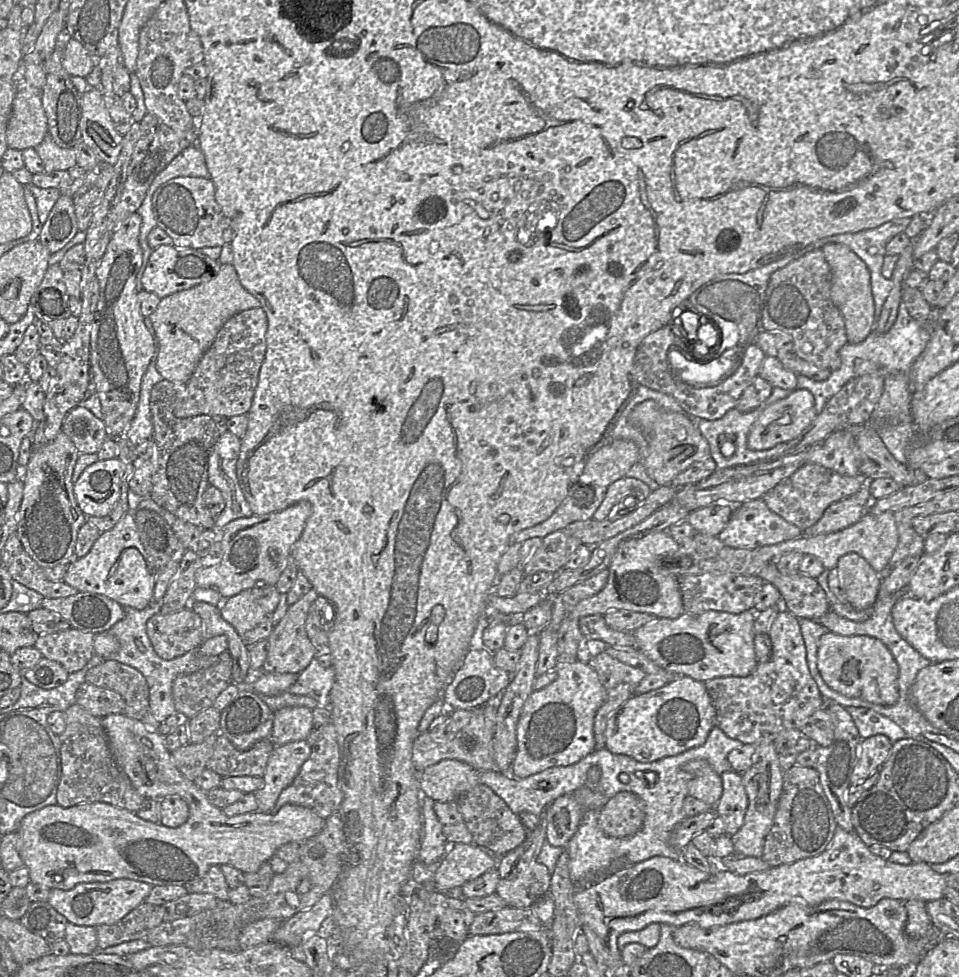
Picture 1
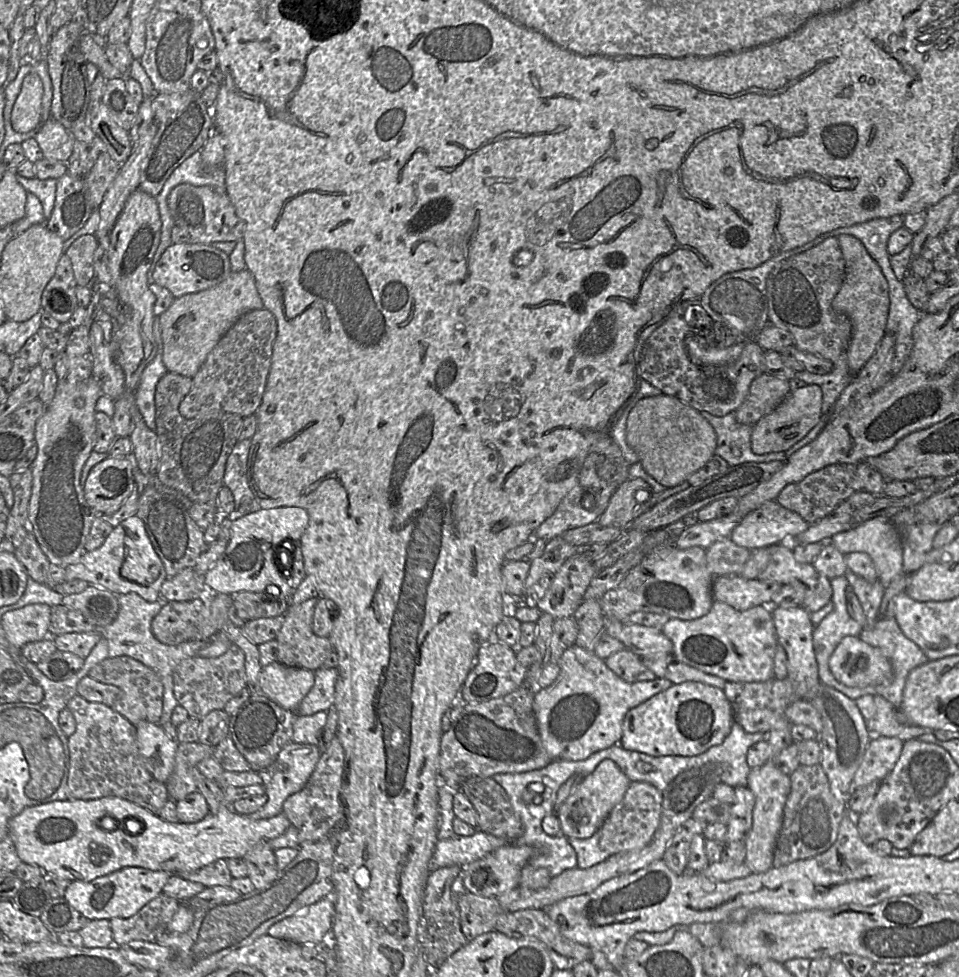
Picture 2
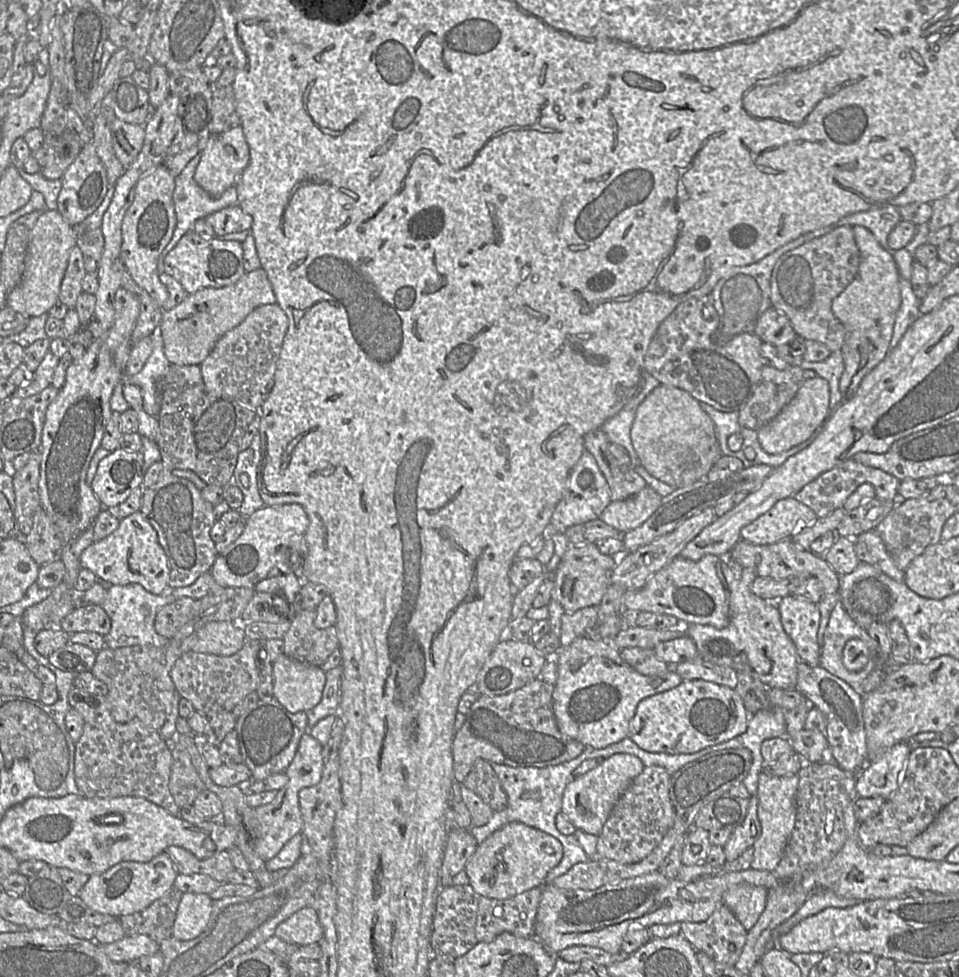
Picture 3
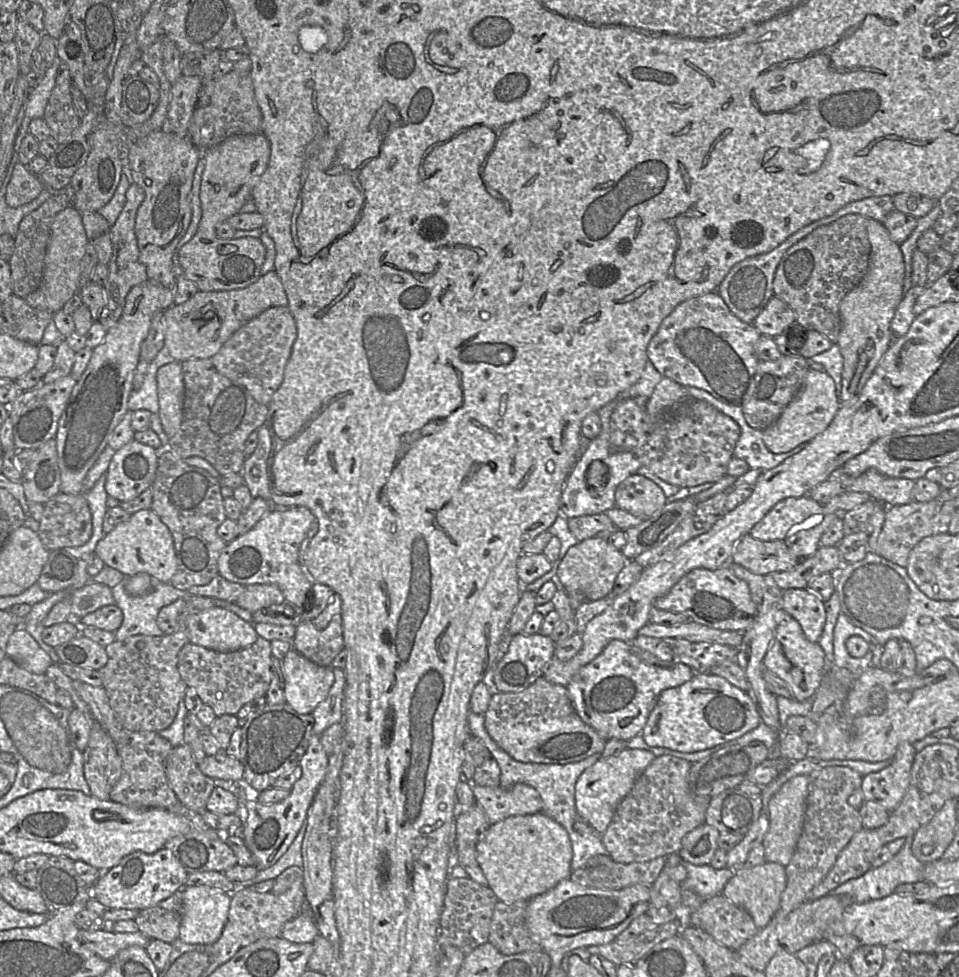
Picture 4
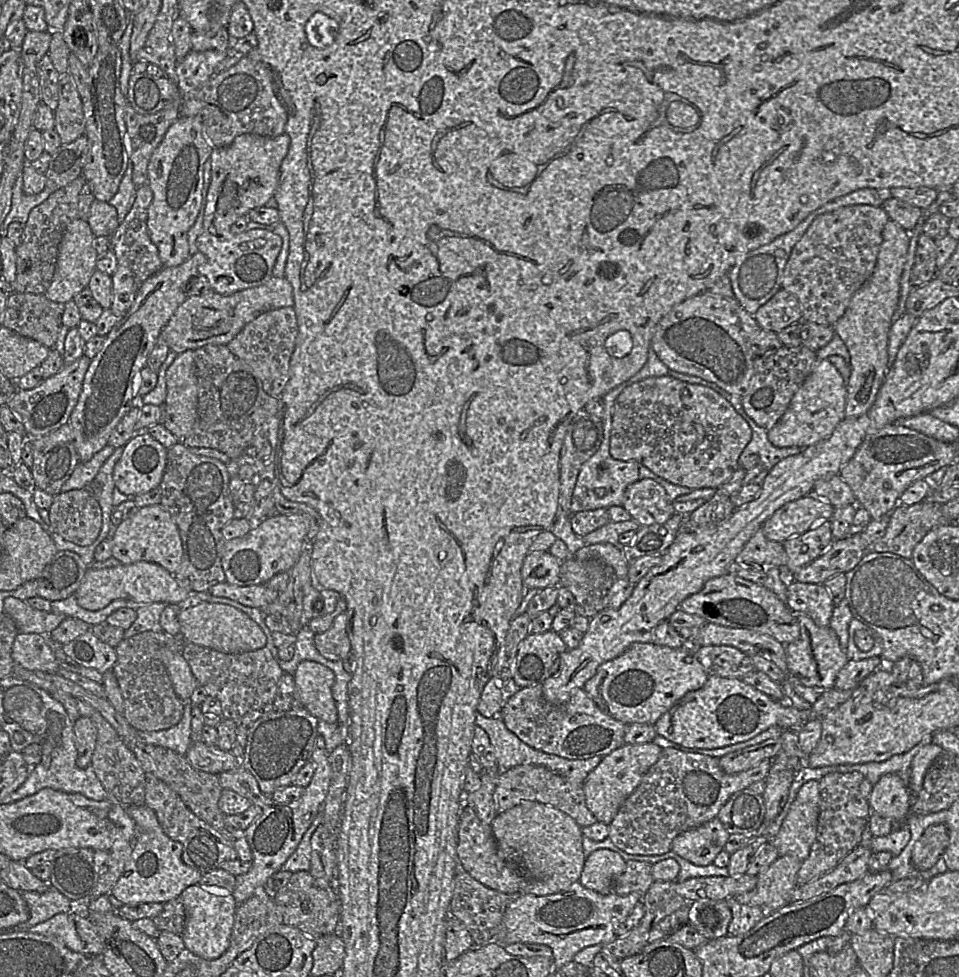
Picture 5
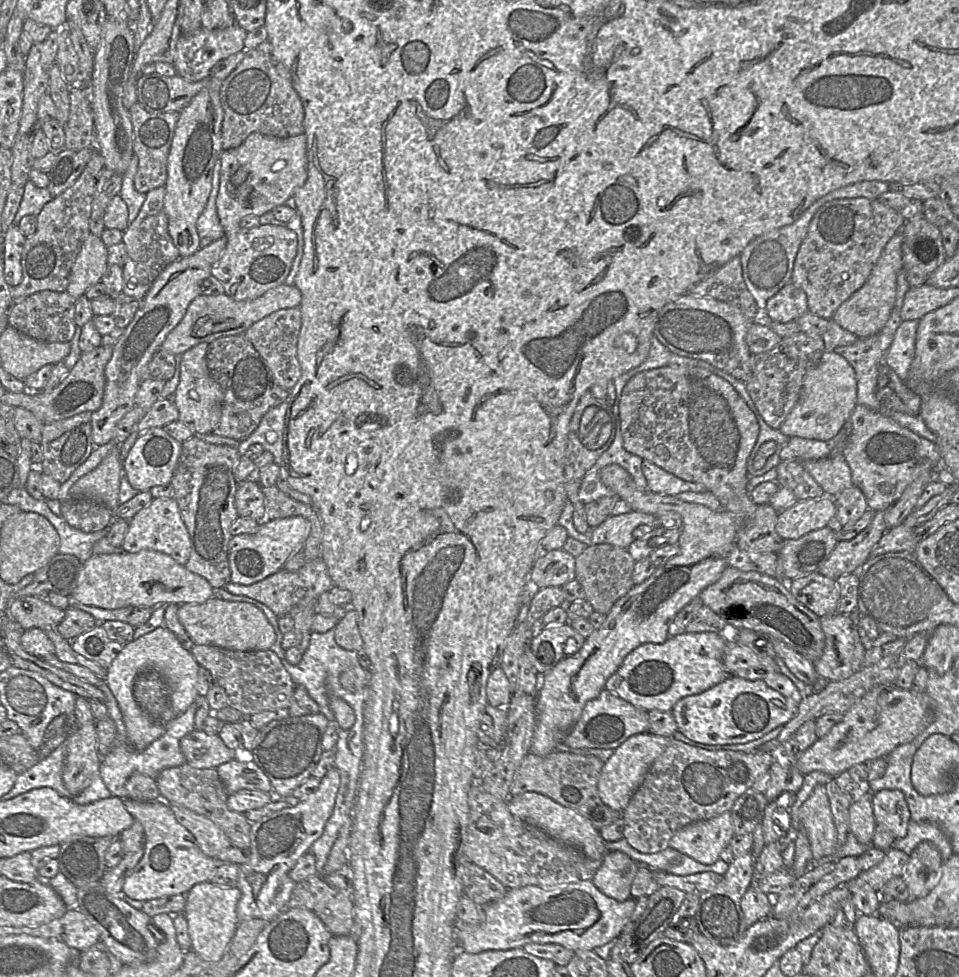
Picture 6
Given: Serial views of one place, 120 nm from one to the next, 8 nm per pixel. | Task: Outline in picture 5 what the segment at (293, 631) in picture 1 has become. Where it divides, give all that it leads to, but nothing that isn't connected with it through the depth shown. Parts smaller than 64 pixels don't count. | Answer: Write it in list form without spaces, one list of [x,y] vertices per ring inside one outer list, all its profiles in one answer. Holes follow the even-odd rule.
[[[346,612],[339,614],[327,631],[315,634],[314,645],[324,658],[331,661],[342,661],[349,656],[351,642]]]

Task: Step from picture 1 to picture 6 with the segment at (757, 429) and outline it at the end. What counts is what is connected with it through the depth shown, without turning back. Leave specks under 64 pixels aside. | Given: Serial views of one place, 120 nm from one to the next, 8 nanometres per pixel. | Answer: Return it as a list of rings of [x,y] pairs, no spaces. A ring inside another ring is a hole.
[[[825,351],[804,375],[797,403],[791,409],[779,431],[787,436],[828,441],[849,423],[857,405],[857,379],[850,363],[834,351]]]

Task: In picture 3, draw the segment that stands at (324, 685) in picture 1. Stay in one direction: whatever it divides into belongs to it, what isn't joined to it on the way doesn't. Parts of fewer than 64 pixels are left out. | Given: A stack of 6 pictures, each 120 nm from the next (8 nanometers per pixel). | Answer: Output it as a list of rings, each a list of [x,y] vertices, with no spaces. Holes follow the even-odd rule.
[[[335,667],[326,673],[326,682],[320,702],[312,709],[306,711],[308,730],[321,719],[338,715],[340,708],[340,682],[342,677],[342,667]]]

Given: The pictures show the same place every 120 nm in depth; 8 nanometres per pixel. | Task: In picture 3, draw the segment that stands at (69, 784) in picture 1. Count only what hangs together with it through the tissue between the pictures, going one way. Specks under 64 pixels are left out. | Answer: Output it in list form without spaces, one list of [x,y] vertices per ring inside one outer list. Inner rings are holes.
[[[73,686],[68,695],[71,708],[83,717],[84,727],[80,739],[75,743],[75,782],[80,795],[88,798],[141,797],[179,817],[180,807],[169,790],[172,746],[161,736],[160,730],[147,728],[139,721],[117,722],[111,713],[107,696],[96,695]]]

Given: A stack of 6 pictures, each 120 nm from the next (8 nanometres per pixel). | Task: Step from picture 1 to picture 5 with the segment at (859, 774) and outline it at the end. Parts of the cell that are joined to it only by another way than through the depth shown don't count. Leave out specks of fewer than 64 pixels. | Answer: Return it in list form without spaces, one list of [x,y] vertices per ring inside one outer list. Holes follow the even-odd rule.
[[[896,774],[883,775],[873,786],[867,801],[871,813],[890,819],[895,824],[905,822],[910,813],[912,792]]]

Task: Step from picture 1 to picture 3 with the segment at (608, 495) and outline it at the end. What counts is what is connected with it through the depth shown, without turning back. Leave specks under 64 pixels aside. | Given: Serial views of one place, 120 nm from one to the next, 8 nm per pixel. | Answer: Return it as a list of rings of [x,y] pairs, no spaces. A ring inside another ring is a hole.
[[[647,485],[624,500],[611,501],[600,519],[624,534],[645,522],[662,505],[661,498]]]

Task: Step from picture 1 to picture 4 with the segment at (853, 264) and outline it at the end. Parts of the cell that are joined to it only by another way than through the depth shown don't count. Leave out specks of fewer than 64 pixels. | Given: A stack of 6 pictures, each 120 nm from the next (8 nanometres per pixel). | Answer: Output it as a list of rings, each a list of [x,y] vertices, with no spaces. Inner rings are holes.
[[[867,219],[871,245],[869,266],[860,283],[841,300],[841,330],[837,344],[843,357],[841,404],[856,401],[873,371],[892,344],[891,321],[903,298],[905,265],[900,245],[889,236],[882,222]]]

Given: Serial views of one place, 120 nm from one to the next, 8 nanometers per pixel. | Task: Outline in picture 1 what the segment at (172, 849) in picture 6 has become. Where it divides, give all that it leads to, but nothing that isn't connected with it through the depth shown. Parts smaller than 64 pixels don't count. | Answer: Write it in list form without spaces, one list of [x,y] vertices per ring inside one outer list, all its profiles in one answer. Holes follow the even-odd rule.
[[[128,878],[108,882],[88,882],[77,884],[69,890],[53,889],[47,902],[67,921],[77,926],[99,926],[114,924],[142,904],[152,890],[152,885]]]

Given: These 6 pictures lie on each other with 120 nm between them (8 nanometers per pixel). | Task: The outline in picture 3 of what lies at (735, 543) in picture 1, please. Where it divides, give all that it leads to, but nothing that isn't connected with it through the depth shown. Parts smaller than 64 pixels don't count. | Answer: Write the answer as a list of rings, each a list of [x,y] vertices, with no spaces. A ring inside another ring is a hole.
[[[794,497],[784,498],[776,502],[770,510],[759,518],[743,527],[740,531],[740,537],[741,540],[755,545],[774,544],[783,539],[791,539],[791,536],[799,528],[799,523],[804,524],[806,527],[813,524],[817,518],[811,508],[799,502]]]

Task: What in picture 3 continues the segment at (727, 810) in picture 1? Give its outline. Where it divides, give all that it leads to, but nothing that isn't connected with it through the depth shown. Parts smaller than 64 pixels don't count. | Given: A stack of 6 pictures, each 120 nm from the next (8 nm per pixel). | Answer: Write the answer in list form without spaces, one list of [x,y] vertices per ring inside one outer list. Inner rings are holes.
[[[751,795],[744,821],[731,832],[729,840],[723,846],[726,861],[736,859],[742,852],[751,847],[759,837],[761,824],[757,814],[758,804],[758,796]]]

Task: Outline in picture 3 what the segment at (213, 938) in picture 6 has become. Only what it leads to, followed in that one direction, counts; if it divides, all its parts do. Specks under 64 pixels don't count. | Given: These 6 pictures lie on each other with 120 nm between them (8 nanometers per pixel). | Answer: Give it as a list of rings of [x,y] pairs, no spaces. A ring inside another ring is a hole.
[[[184,893],[177,909],[172,937],[181,941],[198,937],[208,924],[212,905],[209,894]]]

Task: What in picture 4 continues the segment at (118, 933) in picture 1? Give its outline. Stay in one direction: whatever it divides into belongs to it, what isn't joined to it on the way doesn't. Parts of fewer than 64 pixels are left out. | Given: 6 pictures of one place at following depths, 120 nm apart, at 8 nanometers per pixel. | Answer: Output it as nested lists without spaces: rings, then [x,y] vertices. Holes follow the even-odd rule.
[[[183,889],[157,905],[139,911],[134,919],[138,931],[149,939],[172,944],[179,939],[183,913]]]

